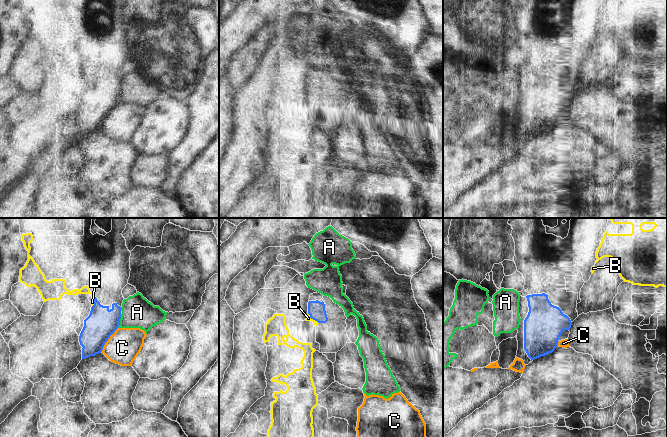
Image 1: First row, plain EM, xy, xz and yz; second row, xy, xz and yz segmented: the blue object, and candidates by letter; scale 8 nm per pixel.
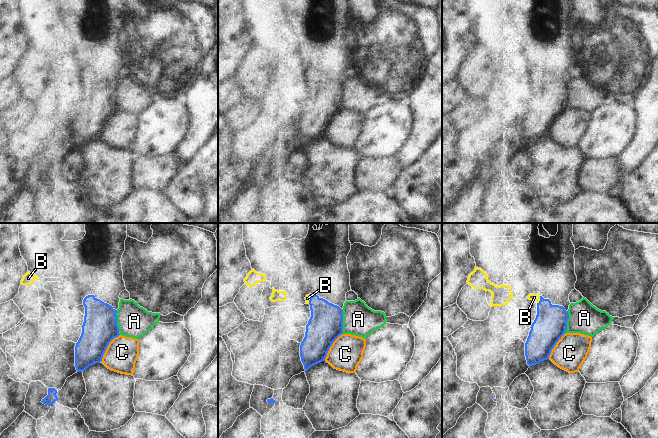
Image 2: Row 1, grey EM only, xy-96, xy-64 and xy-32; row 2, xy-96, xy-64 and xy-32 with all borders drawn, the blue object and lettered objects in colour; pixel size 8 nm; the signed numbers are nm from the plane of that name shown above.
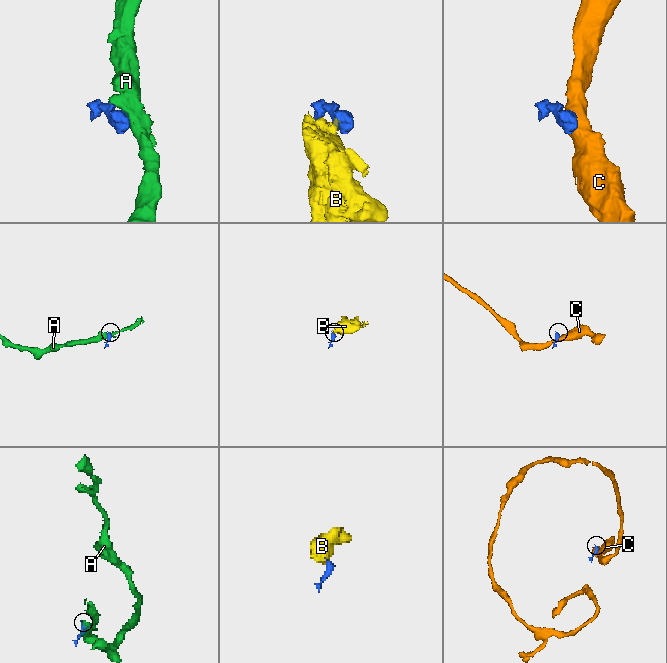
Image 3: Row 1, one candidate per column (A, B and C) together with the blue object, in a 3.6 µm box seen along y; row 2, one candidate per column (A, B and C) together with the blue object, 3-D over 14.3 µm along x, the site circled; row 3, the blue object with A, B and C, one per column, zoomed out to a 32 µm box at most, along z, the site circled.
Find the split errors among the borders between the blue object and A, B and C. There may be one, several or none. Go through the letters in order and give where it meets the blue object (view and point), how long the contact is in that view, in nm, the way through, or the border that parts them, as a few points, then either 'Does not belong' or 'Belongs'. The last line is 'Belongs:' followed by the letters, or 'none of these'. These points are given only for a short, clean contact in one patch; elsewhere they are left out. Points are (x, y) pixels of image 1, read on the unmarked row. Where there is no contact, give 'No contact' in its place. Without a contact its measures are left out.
A: Touches blue at xy (119, 97). Shared border 130 nm. Boundary: xy (121, 90), (119, 101), (116, 104). Does not belong
B: Touches blue at xz (312, 94). Shared border 120 nm. Boundary: xz (308, 89), (318, 99). Does not belong
C: Touches blue at xy (107, 116). Shared border 220 nm. Boundary: xy (117, 105), (110, 112), (101, 127). Does not belong
Belongs: none of these.

